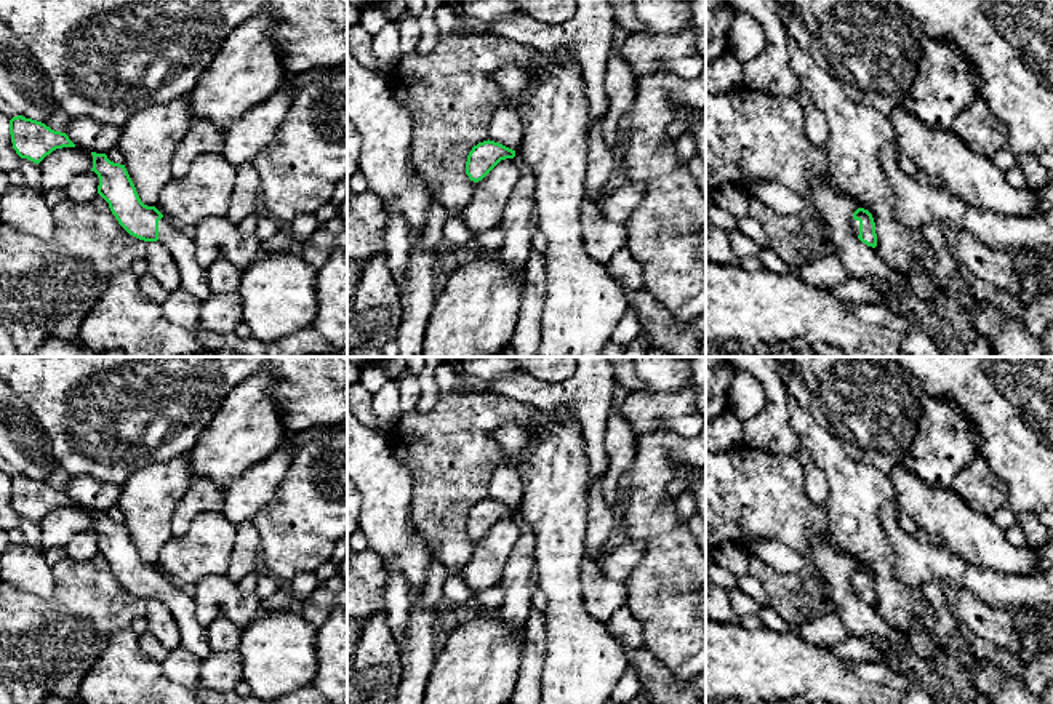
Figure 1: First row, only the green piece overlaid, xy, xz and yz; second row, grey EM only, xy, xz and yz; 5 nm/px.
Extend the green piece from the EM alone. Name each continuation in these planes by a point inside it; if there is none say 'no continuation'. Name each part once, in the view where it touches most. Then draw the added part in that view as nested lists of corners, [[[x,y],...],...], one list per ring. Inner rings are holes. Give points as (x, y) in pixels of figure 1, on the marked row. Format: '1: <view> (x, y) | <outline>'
1: xy (180, 244) | [[[165,216],[158,221],[158,240],[173,256],[179,275],[181,286],[195,299],[203,302],[211,296],[206,269],[195,258],[195,242],[192,234],[174,226]]]

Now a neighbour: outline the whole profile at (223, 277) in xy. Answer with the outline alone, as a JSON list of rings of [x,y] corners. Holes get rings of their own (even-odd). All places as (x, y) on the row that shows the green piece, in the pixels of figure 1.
[[[218,259],[206,267],[211,294],[238,291],[243,270],[229,261]]]

